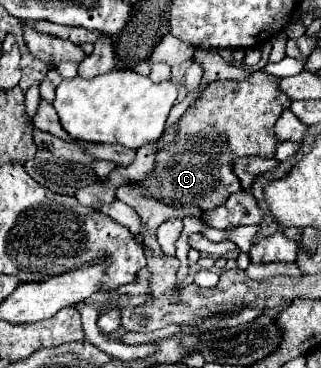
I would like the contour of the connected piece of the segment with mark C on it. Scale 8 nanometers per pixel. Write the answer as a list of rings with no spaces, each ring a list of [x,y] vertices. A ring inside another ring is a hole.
[[[255,71],[243,81],[233,81],[233,79],[223,79],[223,81],[213,81],[209,83],[201,97],[185,111],[185,115],[171,125],[163,137],[157,141],[157,157],[155,157],[155,167],[151,173],[147,173],[145,179],[137,181],[141,187],[149,191],[151,197],[163,201],[165,205],[197,205],[201,211],[211,211],[227,201],[229,195],[241,191],[239,179],[233,171],[233,163],[239,157],[275,157],[275,147],[279,145],[279,139],[273,131],[275,121],[279,115],[291,107],[291,99],[279,89],[279,77],[267,75],[263,71]]]

